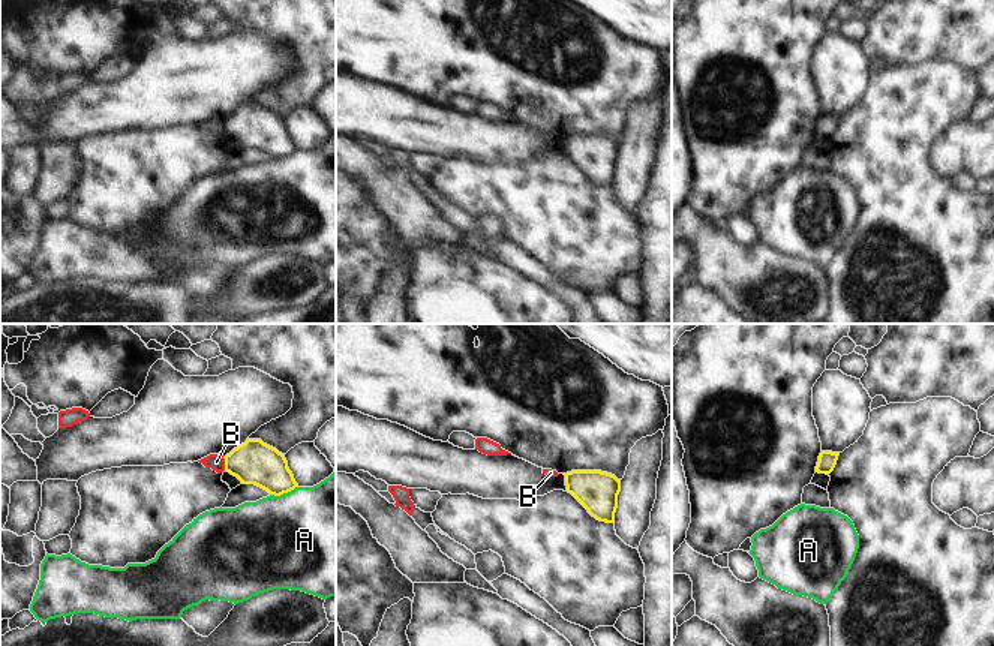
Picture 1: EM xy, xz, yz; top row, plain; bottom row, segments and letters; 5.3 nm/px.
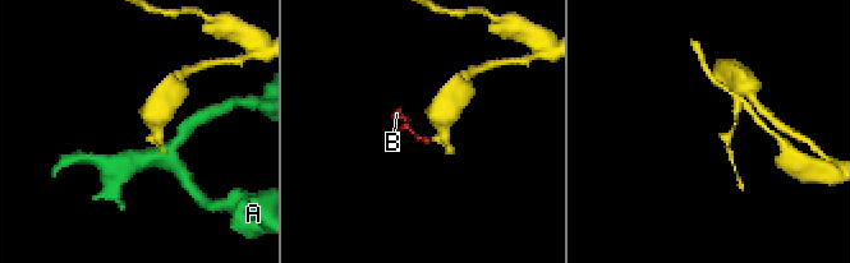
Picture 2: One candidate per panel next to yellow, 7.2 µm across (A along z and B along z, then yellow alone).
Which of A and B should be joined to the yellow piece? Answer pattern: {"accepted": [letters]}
{"accepted": []}

